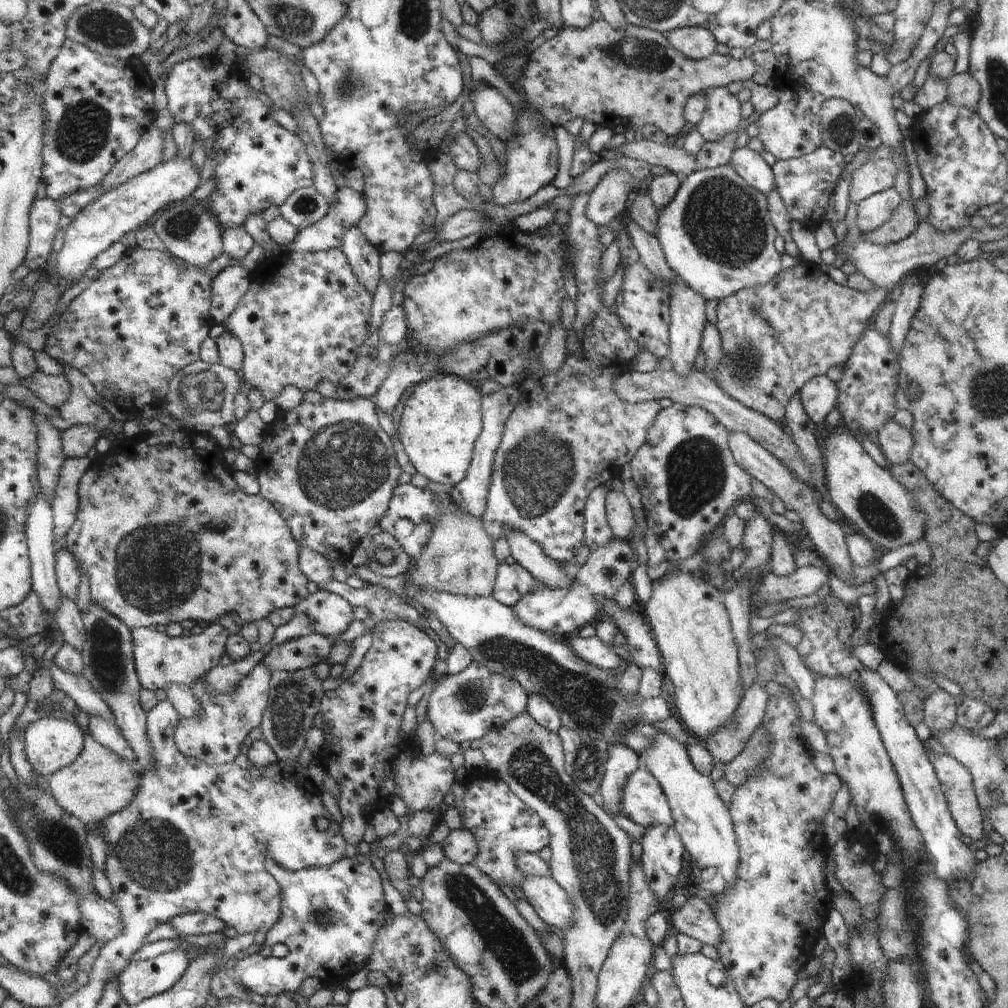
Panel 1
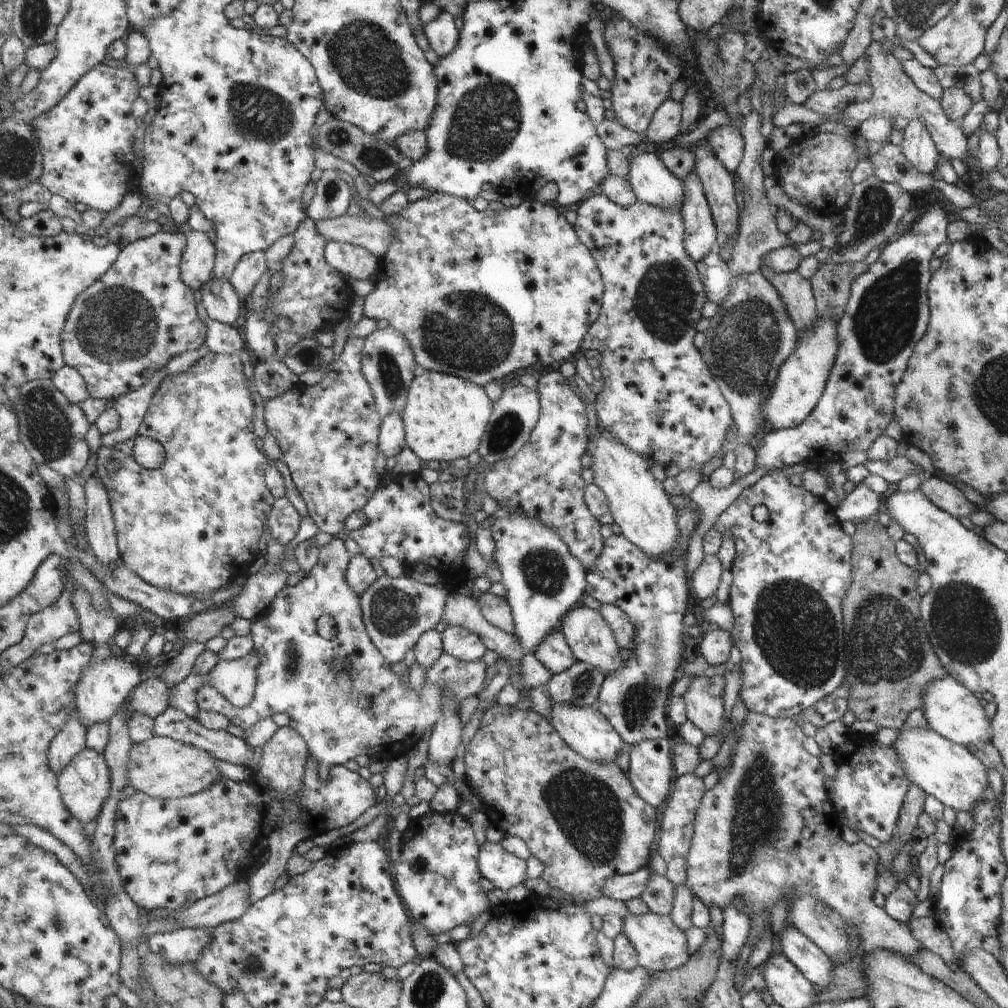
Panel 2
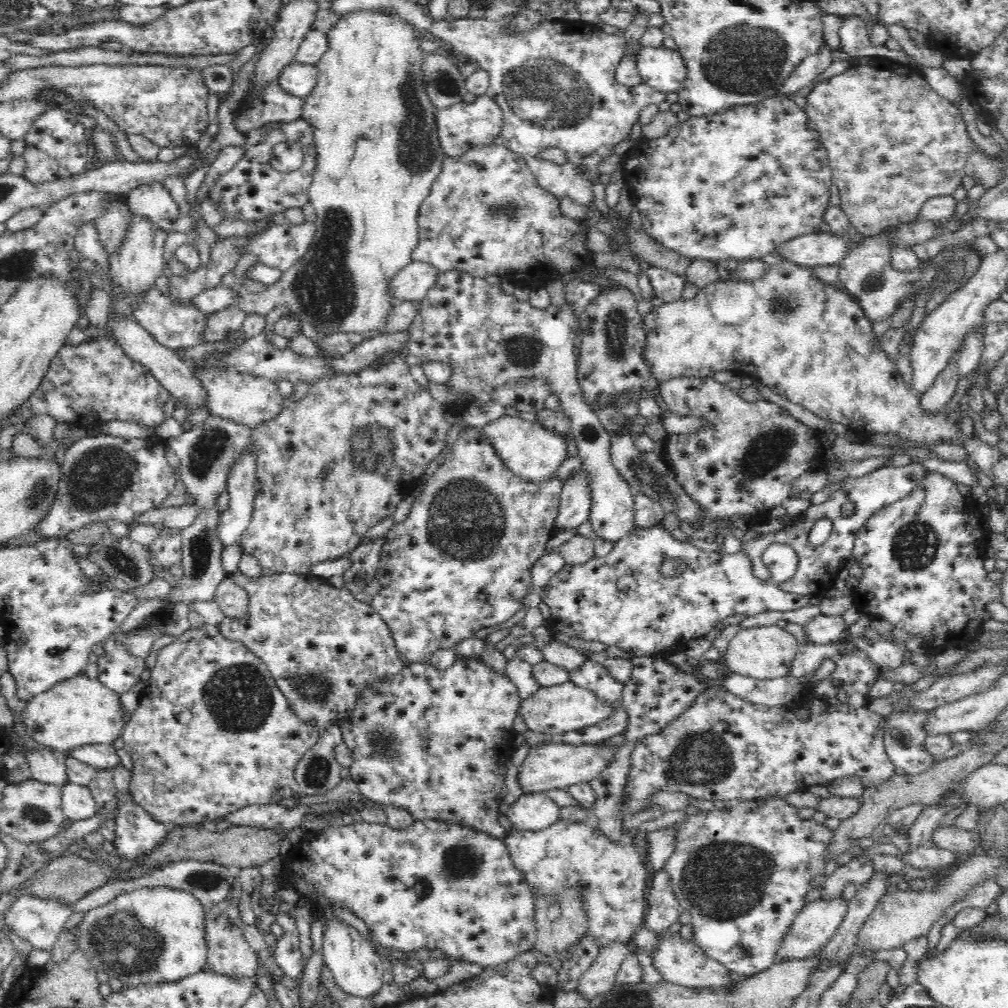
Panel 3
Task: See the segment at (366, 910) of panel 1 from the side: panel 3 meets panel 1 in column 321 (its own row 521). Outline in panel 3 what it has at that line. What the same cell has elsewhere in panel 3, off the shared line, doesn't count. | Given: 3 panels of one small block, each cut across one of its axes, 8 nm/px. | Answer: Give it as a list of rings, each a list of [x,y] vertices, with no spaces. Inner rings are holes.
[[[929,472],[926,478],[922,480],[922,484],[918,484],[916,491],[910,496],[894,504],[890,504],[878,510],[867,522],[866,525],[858,532],[858,538],[853,548],[853,557],[855,562],[863,569],[862,576],[859,579],[859,585],[852,588],[853,605],[860,613],[865,613],[870,618],[880,618],[888,620],[894,627],[902,628],[910,635],[921,636],[924,640],[925,648],[937,653],[944,651],[949,647],[967,647],[971,642],[977,640],[981,634],[982,624],[986,620],[990,620],[990,614],[986,610],[986,606],[997,600],[1001,602],[1003,581],[993,582],[988,578],[986,568],[984,568],[984,559],[986,559],[985,551],[988,545],[987,532],[984,531],[982,525],[982,517],[979,513],[980,507],[972,502],[972,497],[964,497],[958,490],[958,484],[950,478],[938,473]]]

